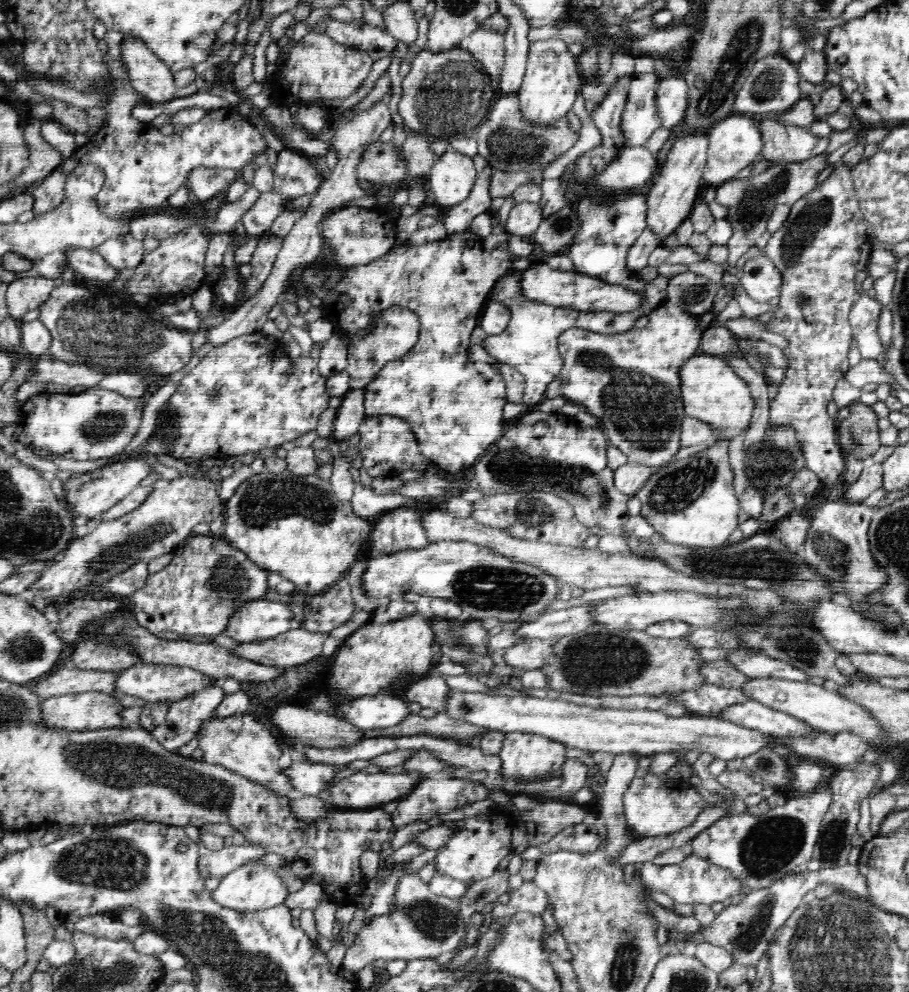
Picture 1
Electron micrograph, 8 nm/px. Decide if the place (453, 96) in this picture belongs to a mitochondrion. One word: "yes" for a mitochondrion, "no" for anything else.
yes

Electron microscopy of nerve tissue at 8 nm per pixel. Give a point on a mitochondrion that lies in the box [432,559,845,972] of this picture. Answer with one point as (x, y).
(600, 662)

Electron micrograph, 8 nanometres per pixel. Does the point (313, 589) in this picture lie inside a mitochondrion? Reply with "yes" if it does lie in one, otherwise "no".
no

